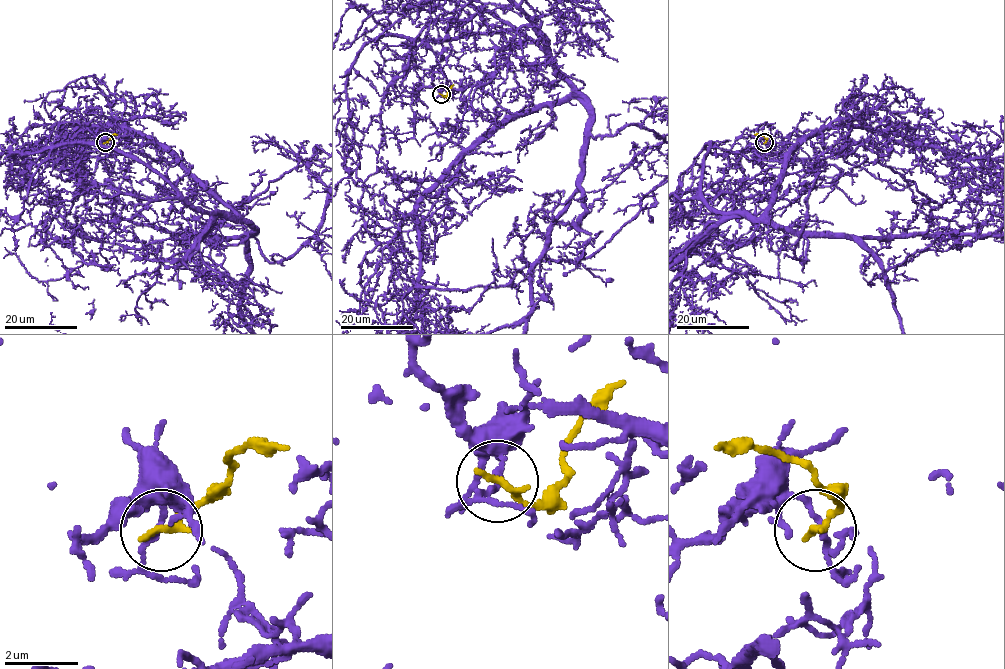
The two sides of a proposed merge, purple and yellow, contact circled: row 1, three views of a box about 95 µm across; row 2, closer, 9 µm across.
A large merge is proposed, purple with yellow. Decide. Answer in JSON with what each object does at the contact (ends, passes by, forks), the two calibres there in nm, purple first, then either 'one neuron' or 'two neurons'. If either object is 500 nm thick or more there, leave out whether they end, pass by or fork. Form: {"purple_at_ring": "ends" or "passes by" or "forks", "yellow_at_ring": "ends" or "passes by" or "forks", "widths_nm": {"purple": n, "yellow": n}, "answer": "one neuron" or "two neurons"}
{"purple_at_ring": "passes by", "yellow_at_ring": "ends", "widths_nm": {"purple": 150, "yellow": 240}, "answer": "two neurons"}

